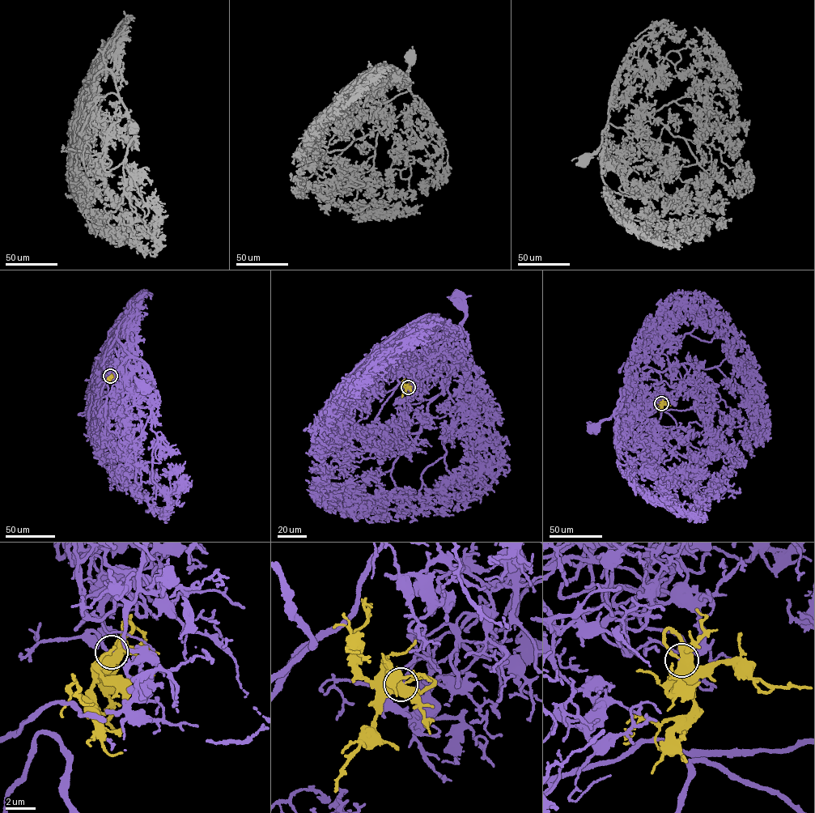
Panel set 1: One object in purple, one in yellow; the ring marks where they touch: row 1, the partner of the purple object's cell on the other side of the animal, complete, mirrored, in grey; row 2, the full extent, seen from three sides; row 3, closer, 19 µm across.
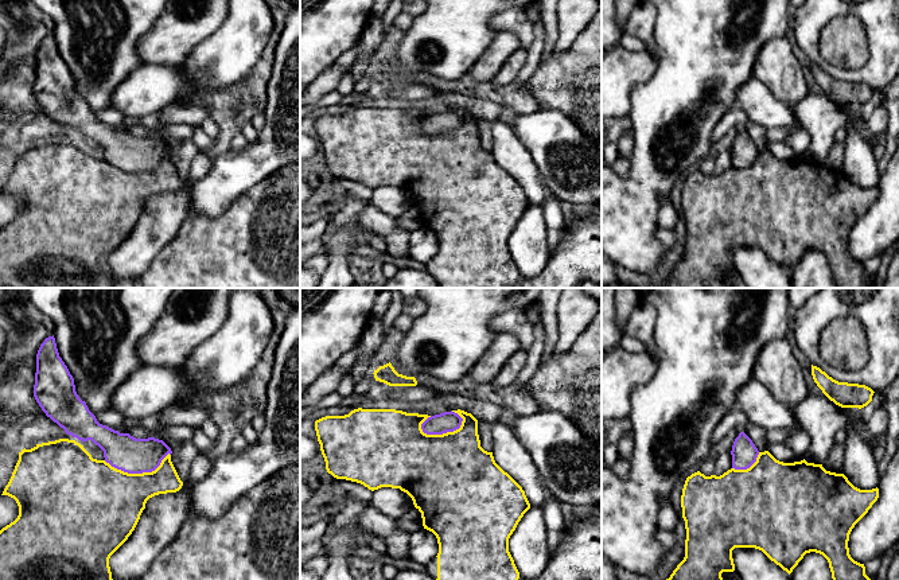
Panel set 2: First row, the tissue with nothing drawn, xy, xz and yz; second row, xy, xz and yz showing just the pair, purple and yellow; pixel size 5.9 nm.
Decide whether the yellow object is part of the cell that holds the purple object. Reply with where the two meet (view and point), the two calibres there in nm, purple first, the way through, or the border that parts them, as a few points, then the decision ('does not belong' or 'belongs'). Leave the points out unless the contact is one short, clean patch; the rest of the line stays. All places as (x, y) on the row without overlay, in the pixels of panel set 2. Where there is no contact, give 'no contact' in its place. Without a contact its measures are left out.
contact xz (443, 131); calibres 130 and 480 nm; belongs

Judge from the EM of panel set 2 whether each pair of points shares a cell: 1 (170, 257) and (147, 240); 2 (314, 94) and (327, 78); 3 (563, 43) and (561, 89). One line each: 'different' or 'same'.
1: different
2: same
3: different

